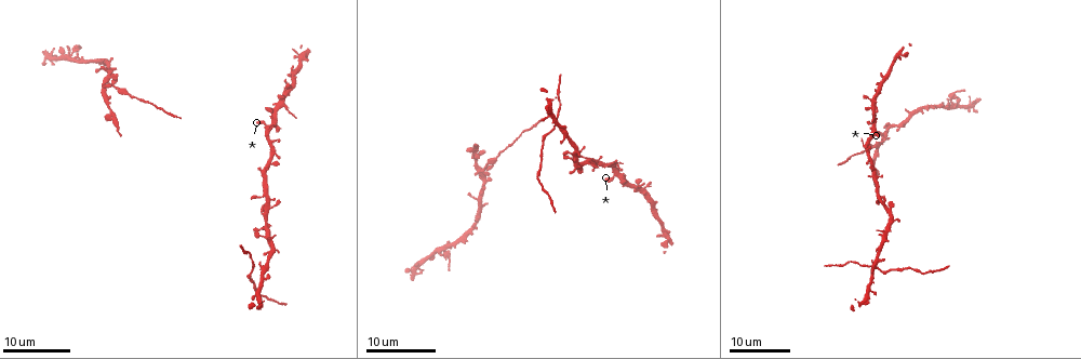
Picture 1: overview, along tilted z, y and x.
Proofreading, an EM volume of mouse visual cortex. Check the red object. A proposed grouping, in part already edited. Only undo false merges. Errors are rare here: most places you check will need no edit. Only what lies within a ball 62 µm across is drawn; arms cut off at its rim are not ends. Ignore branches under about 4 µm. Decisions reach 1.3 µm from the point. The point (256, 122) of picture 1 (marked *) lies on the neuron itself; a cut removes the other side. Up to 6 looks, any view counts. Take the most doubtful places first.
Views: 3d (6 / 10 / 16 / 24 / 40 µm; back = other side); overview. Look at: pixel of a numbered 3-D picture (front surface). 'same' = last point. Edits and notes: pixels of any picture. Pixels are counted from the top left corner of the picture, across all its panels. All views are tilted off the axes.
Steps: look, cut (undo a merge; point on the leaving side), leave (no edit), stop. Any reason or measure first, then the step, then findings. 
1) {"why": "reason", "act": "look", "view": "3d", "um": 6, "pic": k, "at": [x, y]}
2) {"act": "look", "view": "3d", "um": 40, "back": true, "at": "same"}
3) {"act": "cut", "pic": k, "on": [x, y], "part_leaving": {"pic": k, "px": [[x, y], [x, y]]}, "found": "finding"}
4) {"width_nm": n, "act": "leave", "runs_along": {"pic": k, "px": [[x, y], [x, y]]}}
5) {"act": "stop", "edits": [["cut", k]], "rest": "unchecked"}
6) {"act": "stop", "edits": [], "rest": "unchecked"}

{"act": "look", "view": "3d", "um": 16, "pic": 1, "at": [253, 265]}

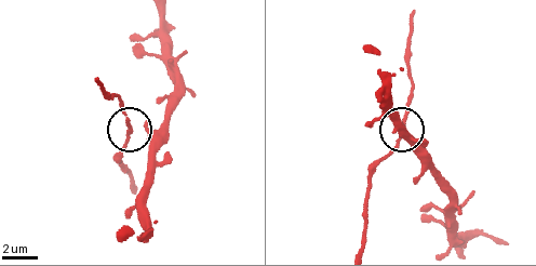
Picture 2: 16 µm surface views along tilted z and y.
{"act": "look", "view": "3d", "um": 10, "pic": 2, "at": [130, 132]}

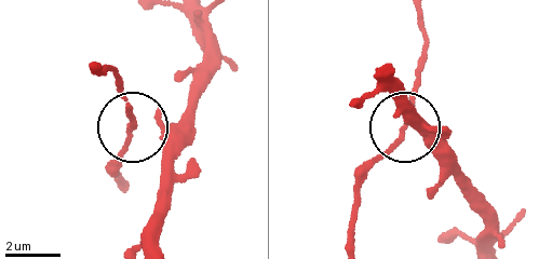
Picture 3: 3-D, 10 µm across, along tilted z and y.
{"arms": 3, "act": "leave", "found": "continuous, no second neuron"}

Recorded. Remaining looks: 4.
{"why": "a fork", "act": "look", "view": "3d", "um": 24, "pic": 1, "at": [868, 137]}

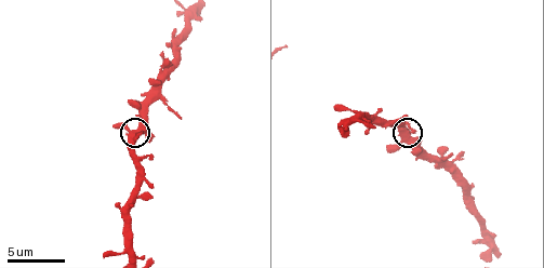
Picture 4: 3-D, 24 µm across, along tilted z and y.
{"why": "closer look", "act": "look", "view": "3d", "um": 6, "pic": 4, "at": [408, 138]}

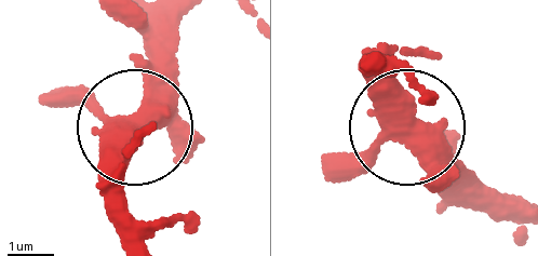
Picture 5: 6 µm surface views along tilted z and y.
{"why": "from behind", "act": "look", "view": "3d", "um": 6, "back": true, "pic": 5, "at": [417, 119]}

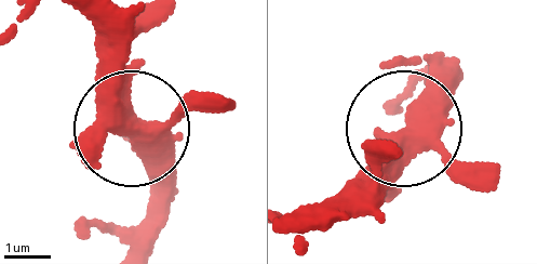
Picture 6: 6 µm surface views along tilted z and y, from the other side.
{"width_nm": 430, "act": "leave", "runs_along": {"pic": 6, "px": [[229, 103], [199, 100], [139, 128], [125, 15]]}, "found": "continuous, no second neuron"}

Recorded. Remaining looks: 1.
{"act": "stop", "edits": [], "rest": "unchecked"}

